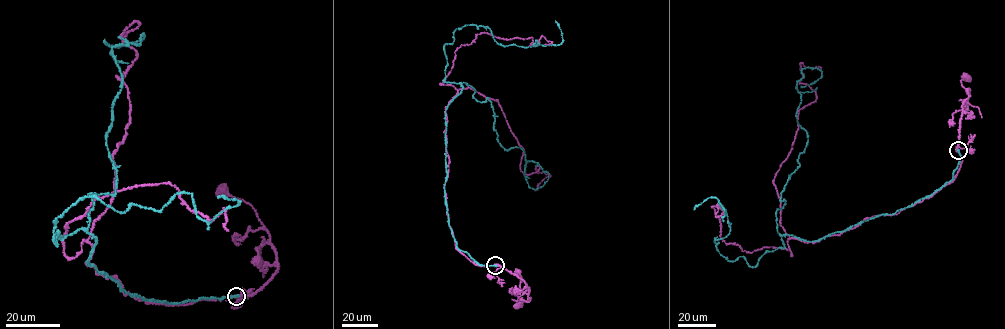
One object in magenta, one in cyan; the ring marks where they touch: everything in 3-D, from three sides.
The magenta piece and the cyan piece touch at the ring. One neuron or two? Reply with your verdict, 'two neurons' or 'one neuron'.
two neurons

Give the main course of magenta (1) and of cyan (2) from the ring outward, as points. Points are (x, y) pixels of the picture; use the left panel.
1: (237, 296), (249, 295), (268, 282), (278, 270), (277, 254), (269, 232), (254, 208), (221, 190)
2: (237, 296), (132, 296), (92, 235), (52, 239), (83, 197), (184, 191), (208, 223), (239, 202), (217, 197)

